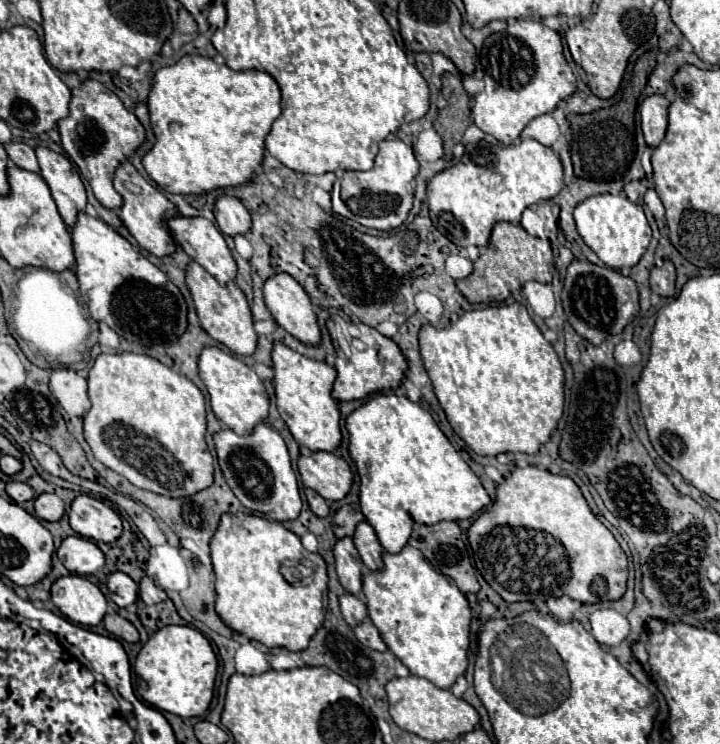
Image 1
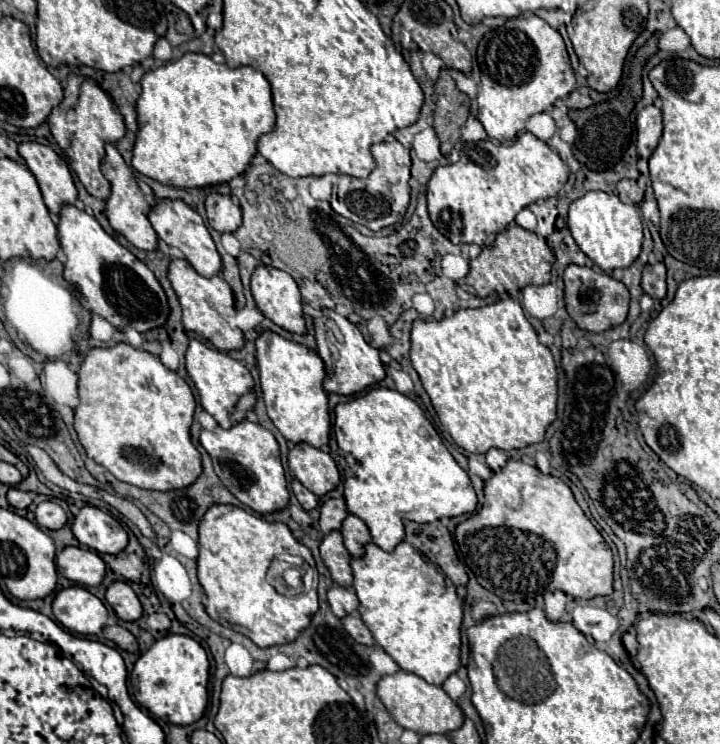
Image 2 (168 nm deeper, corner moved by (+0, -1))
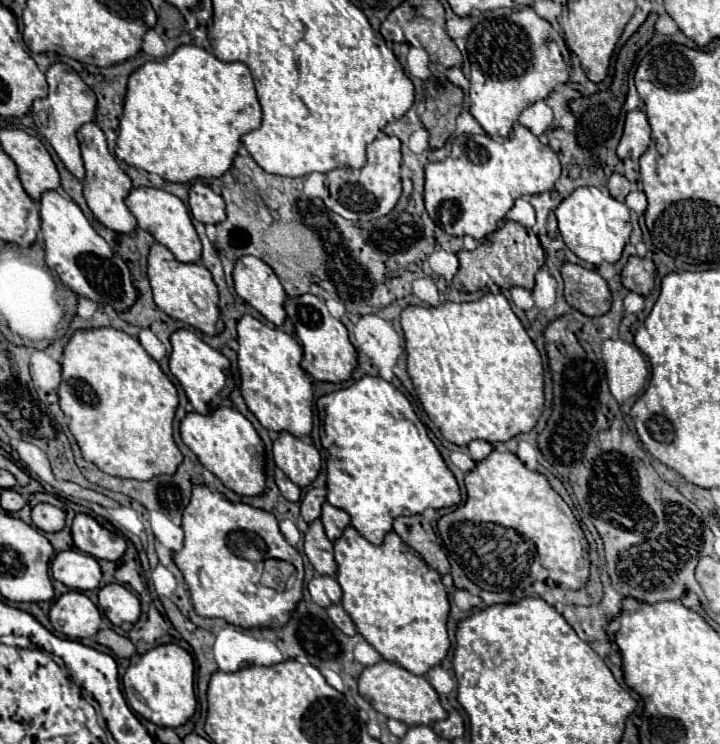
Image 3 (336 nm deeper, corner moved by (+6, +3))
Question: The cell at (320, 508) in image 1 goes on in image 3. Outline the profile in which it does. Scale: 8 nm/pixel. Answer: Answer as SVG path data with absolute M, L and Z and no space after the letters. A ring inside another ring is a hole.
M274 470L274 480L276 480L276 486L286 500L290 500L290 502L300 500L300 488L296 484L292 484L290 478L286 478L286 474L282 474L282 470Z

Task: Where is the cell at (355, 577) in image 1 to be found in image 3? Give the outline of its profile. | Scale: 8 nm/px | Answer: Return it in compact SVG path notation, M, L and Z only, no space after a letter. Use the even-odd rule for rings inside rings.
M314 520L308 526L308 532L304 534L304 554L308 556L310 564L318 574L324 574L330 578L336 576L336 562L332 552L334 552L332 542L326 538L322 530L322 522Z

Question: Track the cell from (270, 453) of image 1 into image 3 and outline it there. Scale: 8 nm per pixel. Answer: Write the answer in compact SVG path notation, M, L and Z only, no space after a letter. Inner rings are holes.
M220 406L210 414L188 412L180 422L180 438L226 488L240 496L258 496L264 492L264 444L254 426L236 408Z

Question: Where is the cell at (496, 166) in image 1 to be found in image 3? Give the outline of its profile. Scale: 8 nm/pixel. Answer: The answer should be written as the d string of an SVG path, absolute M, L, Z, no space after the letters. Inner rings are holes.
M516 124L510 138L504 142L496 142L486 134L462 134L452 140L450 156L444 162L426 164L426 186L424 200L426 210L438 226L442 226L452 236L472 236L476 240L486 238L496 230L498 220L502 220L508 210L514 206L514 200L524 194L542 194L554 188L554 182L560 176L560 162L550 146L542 144L526 126Z

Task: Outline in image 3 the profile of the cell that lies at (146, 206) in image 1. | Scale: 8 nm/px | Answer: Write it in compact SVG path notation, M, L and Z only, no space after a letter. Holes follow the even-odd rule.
M88 122L78 130L78 142L80 142L80 150L82 150L82 158L84 158L84 168L86 168L86 176L82 180L84 184L84 198L88 208L92 210L92 214L110 230L114 232L122 232L122 234L130 234L130 230L136 228L136 218L130 214L128 206L124 204L126 194L132 190L132 182L126 176L126 172L120 168L118 160L110 154L108 146L106 146L106 136L104 132L98 128L98 124Z

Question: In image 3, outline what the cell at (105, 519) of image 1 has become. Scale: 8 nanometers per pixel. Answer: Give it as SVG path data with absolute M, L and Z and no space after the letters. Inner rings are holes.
M78 514L72 524L72 538L78 550L98 560L120 560L126 550L126 540L102 528L94 518Z

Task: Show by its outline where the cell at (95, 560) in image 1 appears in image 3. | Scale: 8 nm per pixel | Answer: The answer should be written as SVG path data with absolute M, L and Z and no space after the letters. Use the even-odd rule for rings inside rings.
M64 550L56 554L50 568L52 576L72 590L94 590L102 580L102 570L96 558L78 550Z

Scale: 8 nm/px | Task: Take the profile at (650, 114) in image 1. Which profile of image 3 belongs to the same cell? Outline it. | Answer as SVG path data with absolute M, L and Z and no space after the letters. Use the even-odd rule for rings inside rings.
M642 110L628 112L624 122L624 134L616 148L618 158L638 160L646 152L648 144L650 144L650 124L646 120L646 114Z

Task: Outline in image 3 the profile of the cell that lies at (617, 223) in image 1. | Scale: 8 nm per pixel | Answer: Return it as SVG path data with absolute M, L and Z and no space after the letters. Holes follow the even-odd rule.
M605 186L602 189L578 188L568 198L560 202L560 206L554 210L558 218L558 230L566 242L566 246L584 262L590 262L598 266L604 262L618 262L622 256L622 248L626 246L632 224L630 224L630 210L626 204L614 200Z

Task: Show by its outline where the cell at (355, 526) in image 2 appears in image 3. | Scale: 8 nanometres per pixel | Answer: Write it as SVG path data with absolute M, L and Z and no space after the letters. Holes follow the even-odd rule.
M328 502L322 504L322 516L320 516L320 520L324 524L324 532L326 532L328 540L340 538L342 530L350 524L350 516L344 510L330 506Z

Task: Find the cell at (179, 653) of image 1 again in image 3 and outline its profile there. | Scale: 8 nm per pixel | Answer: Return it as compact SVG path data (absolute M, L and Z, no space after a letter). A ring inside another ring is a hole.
M162 644L146 652L138 660L138 664L126 670L122 678L122 686L130 708L148 722L162 728L176 728L186 724L186 720L196 710L194 660L184 648L176 644Z

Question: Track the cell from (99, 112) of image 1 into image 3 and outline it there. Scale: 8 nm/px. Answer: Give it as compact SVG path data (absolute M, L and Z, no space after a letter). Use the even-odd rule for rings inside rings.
M60 62L52 64L46 70L46 82L48 82L48 96L42 100L36 100L32 104L34 124L40 130L40 134L50 142L50 146L54 148L58 158L64 162L64 166L78 180L82 180L84 178L84 164L82 164L76 132L82 124L92 122L94 110L96 110L96 96L94 96L94 92L88 90L88 86L80 80L80 76L70 66L60 64Z

